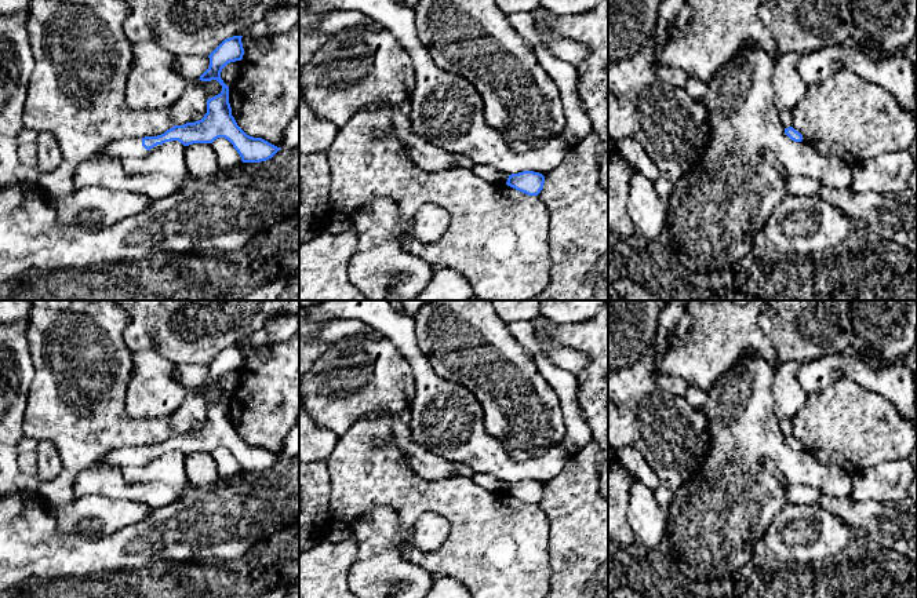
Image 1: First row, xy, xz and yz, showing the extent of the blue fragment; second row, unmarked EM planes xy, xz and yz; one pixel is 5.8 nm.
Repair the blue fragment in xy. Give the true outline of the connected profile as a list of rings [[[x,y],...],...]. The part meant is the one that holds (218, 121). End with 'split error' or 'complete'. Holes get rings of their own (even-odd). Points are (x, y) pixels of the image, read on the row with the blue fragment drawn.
[[[243,36],[225,39],[210,55],[210,66],[200,76],[201,81],[216,80],[222,91],[207,99],[207,113],[194,123],[174,125],[164,134],[145,138],[124,138],[109,143],[99,156],[113,156],[117,158],[149,156],[163,143],[178,141],[183,146],[193,143],[212,143],[218,138],[228,139],[241,157],[243,163],[261,163],[272,158],[281,147],[277,147],[262,138],[247,135],[232,116],[229,103],[229,87],[221,79],[222,69],[236,61],[241,61],[244,48]]] | split error

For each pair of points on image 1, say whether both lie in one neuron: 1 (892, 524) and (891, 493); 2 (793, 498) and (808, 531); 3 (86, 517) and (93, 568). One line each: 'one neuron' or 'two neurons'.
1: two neurons
2: two neurons
3: two neurons

